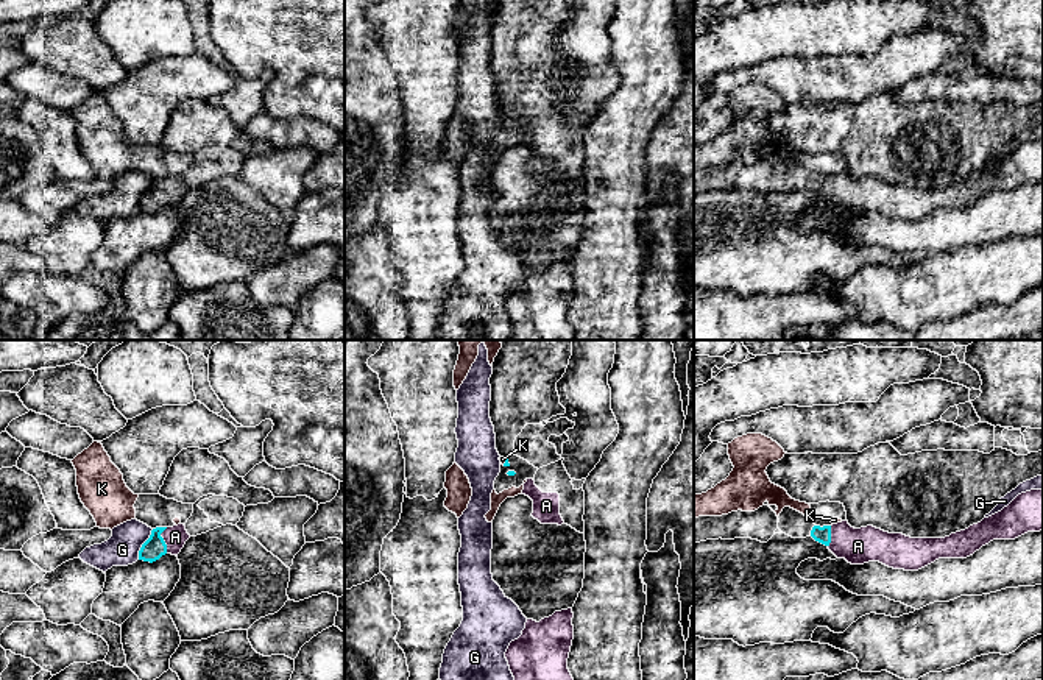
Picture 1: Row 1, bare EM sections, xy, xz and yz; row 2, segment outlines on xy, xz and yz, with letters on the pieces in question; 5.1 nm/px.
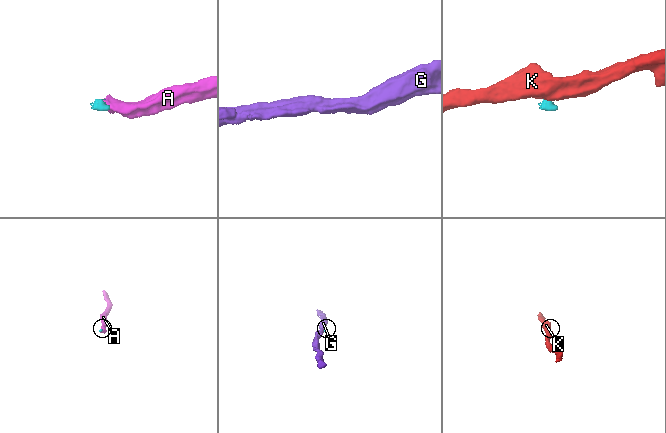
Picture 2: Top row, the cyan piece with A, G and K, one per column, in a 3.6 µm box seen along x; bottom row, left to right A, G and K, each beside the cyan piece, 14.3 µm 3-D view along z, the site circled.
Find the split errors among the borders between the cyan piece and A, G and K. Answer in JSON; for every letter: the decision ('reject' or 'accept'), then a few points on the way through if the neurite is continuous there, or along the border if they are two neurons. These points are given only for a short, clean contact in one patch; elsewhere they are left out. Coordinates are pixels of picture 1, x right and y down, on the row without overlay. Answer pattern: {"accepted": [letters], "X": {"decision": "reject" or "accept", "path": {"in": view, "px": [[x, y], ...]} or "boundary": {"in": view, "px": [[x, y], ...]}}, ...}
{"accepted": ["A"], "A": {"decision": "accept", "path": {"in": "xy", "px": [[155, 197], [162, 191], [175, 187]]}}, "G": {"decision": "reject", "boundary": {"in": "xy", "px": [[153, 180], [142, 195], [137, 209]]}}, "K": {"decision": "reject", "boundary": {"in": "xz", "px": [[507, 108], [502, 114]]}}}

